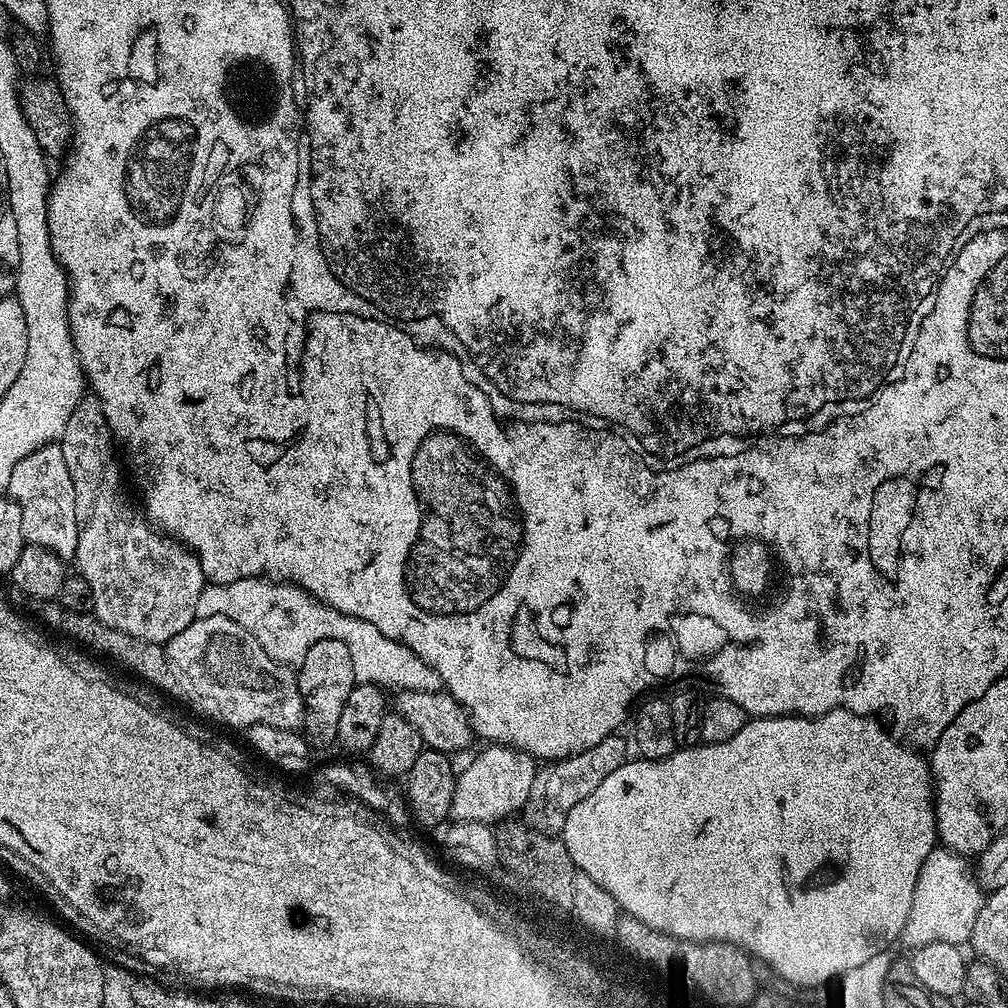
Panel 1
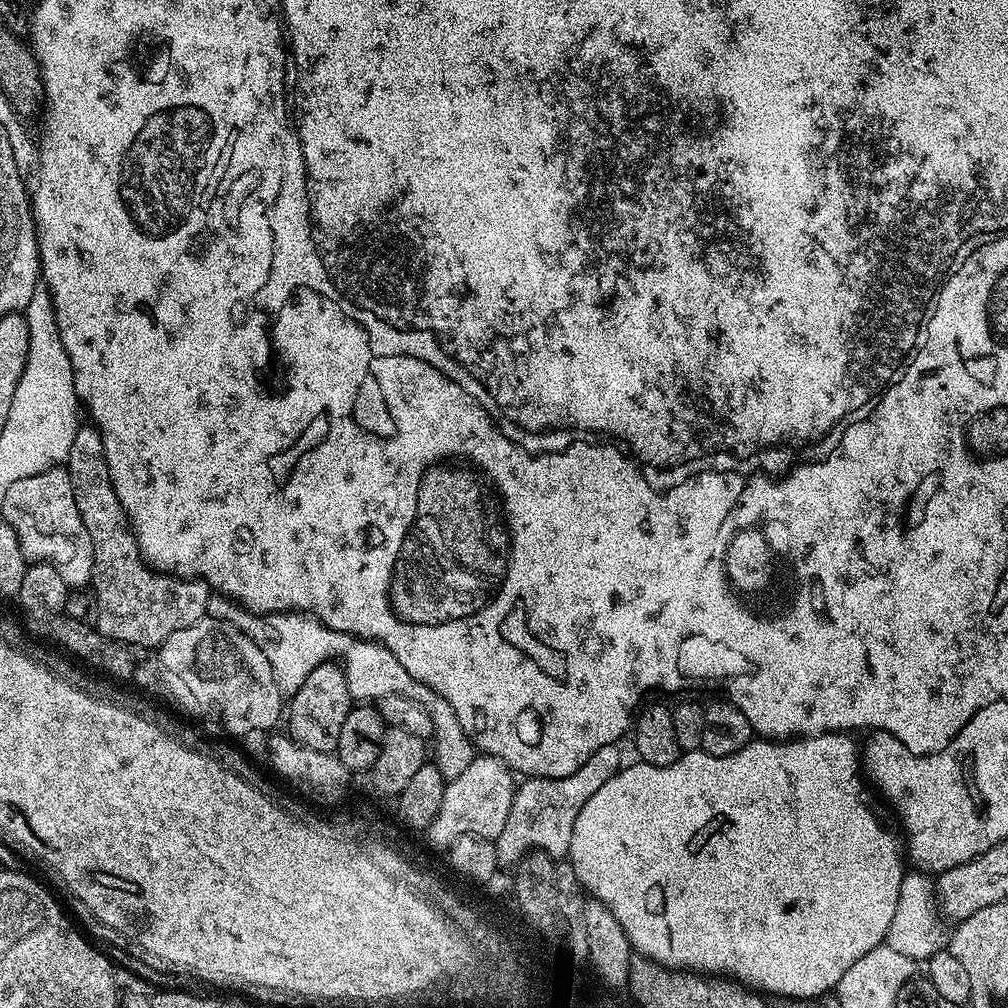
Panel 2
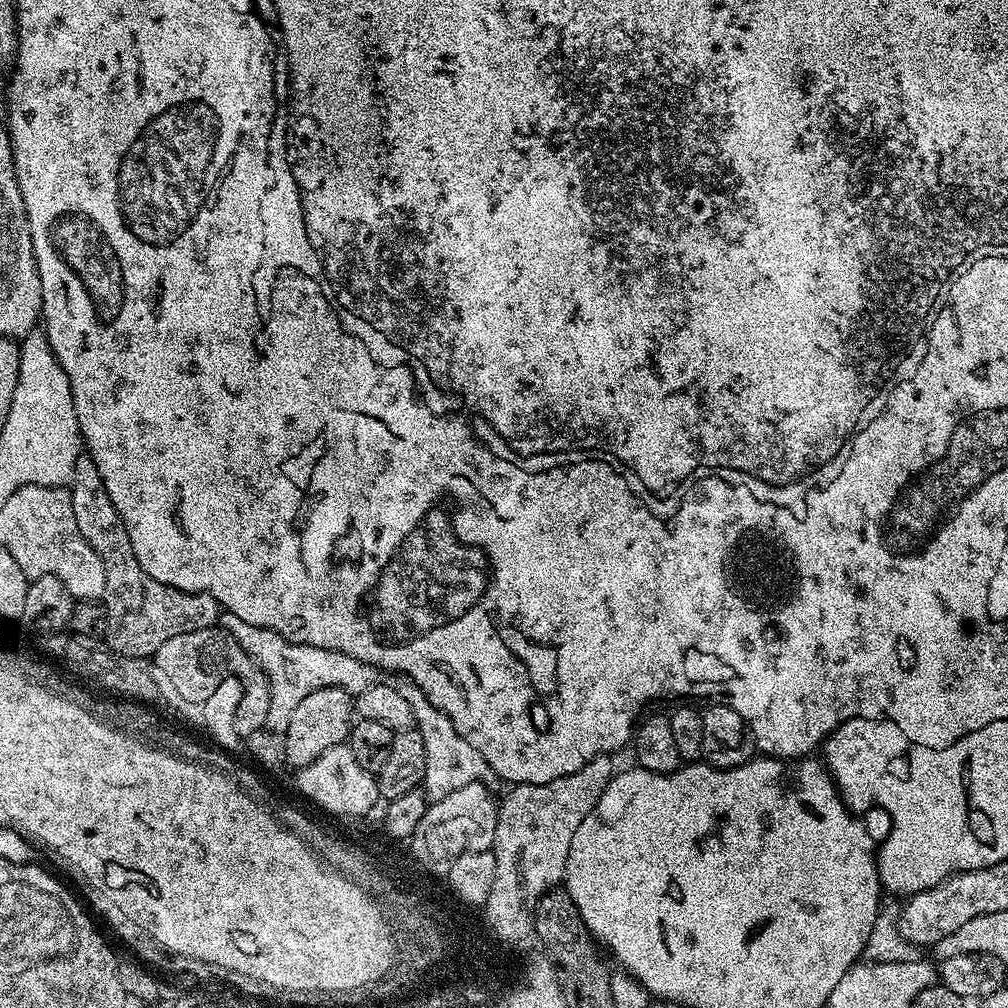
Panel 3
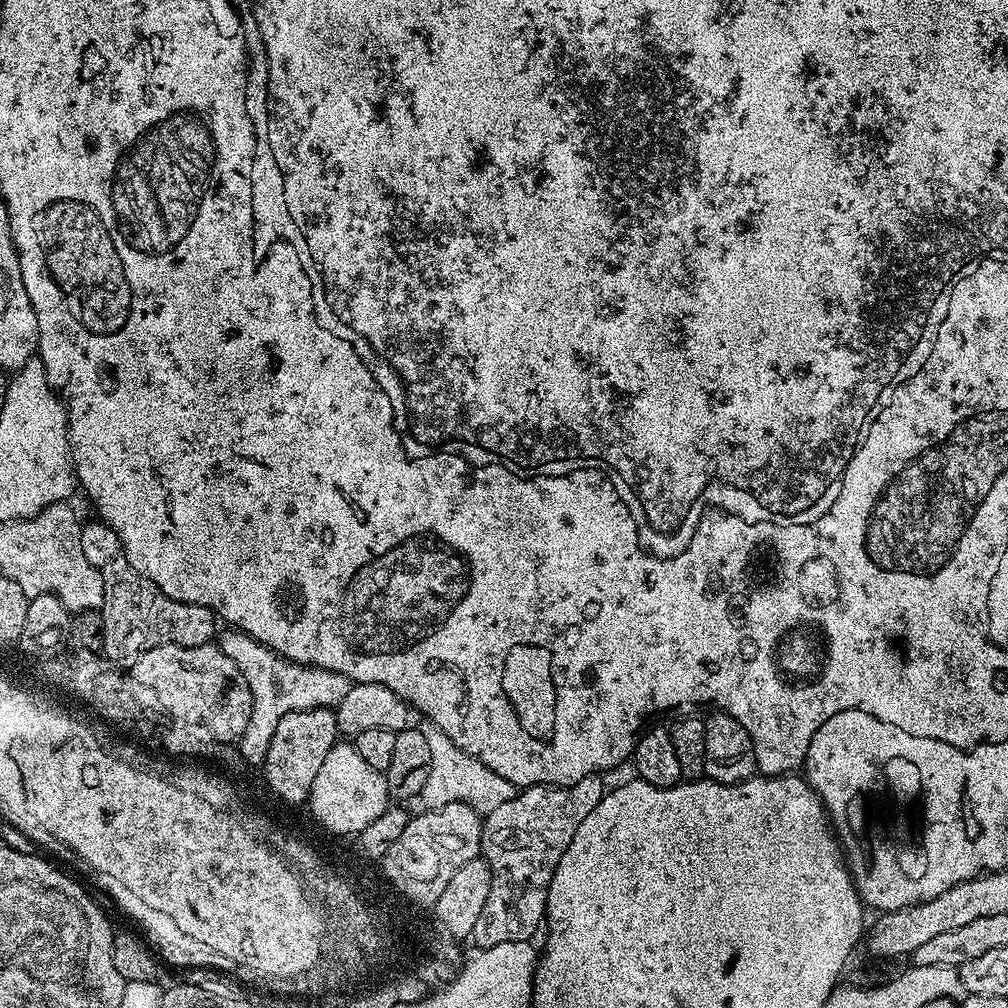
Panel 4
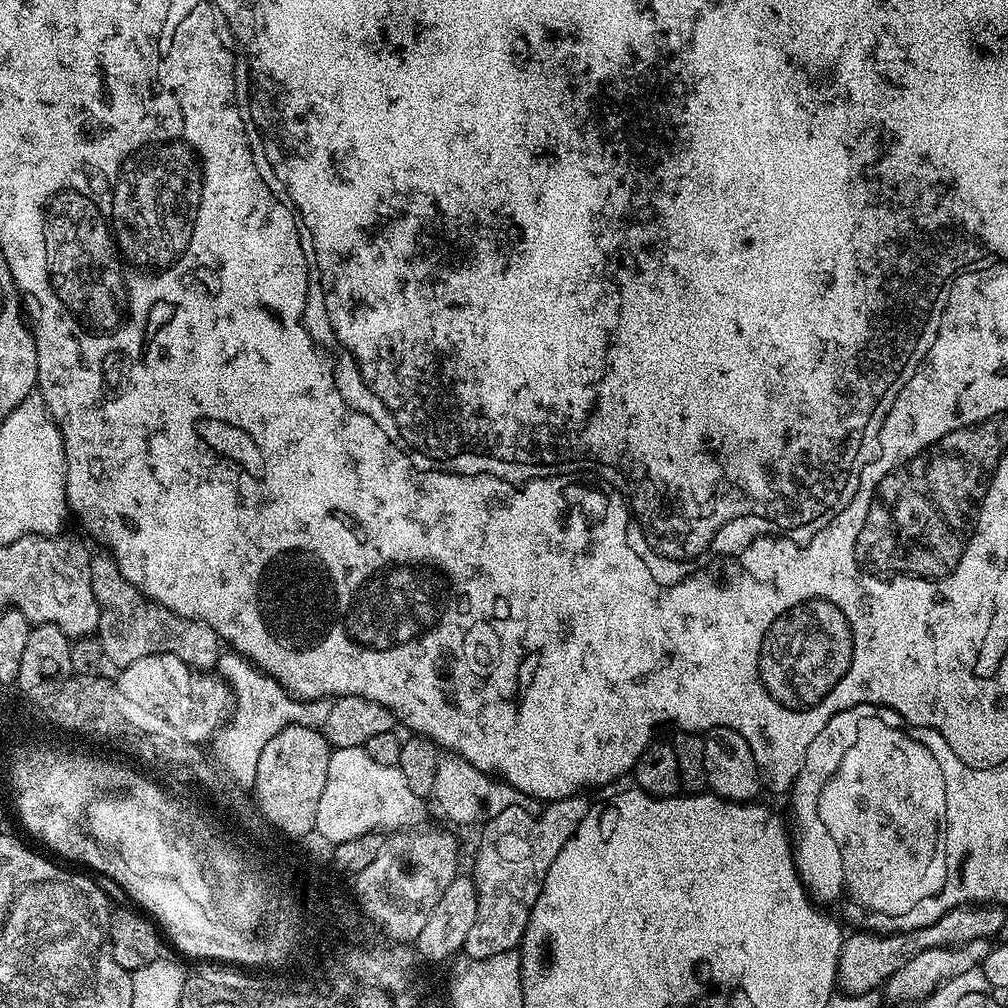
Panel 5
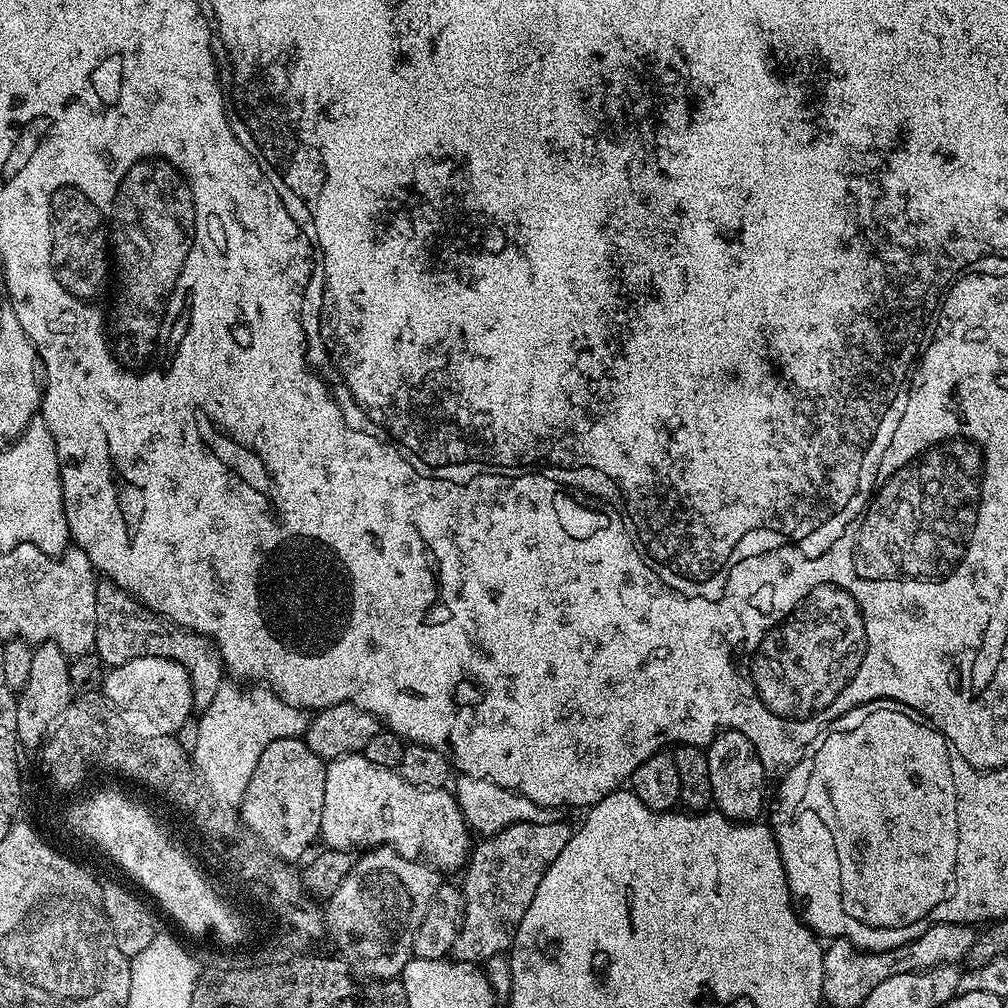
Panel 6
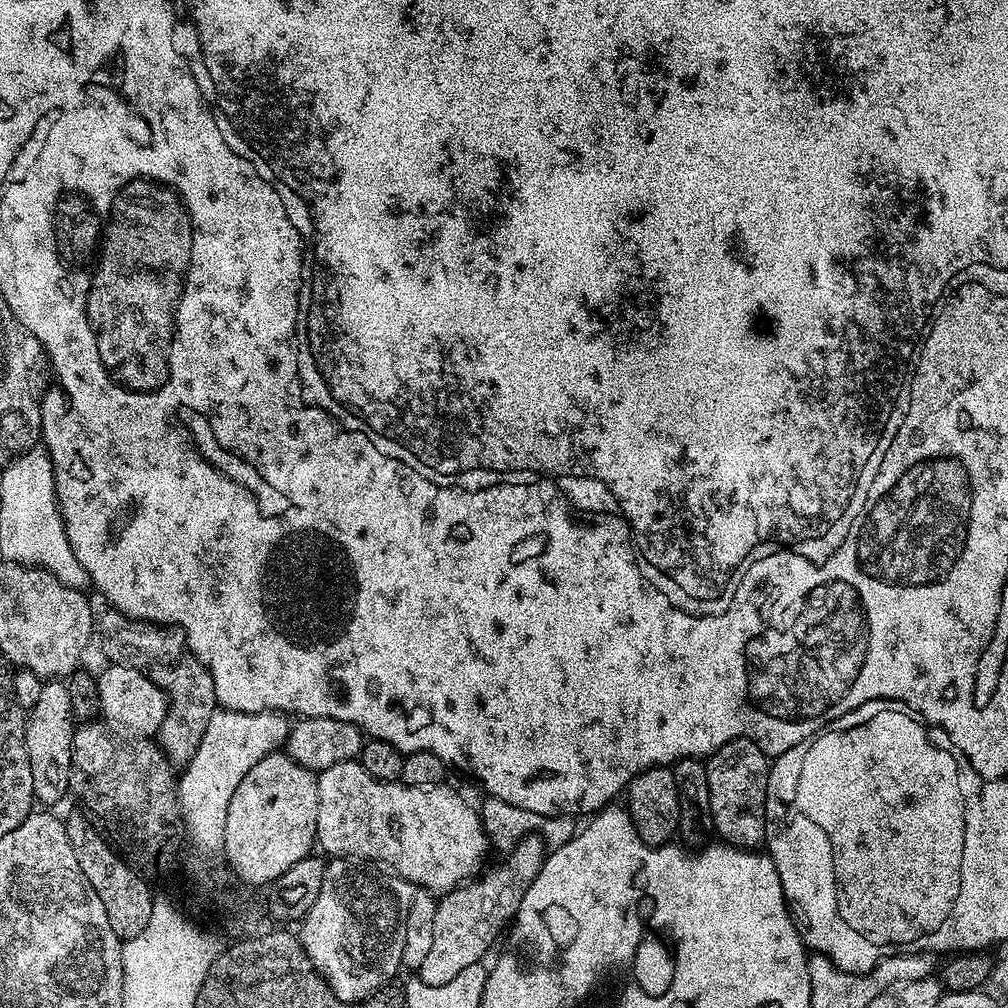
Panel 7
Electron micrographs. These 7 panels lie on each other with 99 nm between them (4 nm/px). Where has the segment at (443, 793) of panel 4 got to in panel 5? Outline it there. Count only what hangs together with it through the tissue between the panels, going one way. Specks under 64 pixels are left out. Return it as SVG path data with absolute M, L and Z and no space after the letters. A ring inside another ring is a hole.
M455 754L441 755L432 787L436 804L456 824L476 824L494 819L502 810L525 803L526 797L505 780L478 770L470 762Z

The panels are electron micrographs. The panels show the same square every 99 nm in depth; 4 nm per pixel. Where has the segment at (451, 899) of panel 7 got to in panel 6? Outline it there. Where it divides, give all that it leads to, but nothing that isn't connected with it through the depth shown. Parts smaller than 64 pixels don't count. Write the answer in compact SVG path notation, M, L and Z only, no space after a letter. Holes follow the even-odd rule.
M522 822L512 824L491 839L481 839L471 849L470 859L462 872L464 875L464 884L462 883L464 921L460 924L460 933L454 947L454 956L457 961L480 964L511 949L516 937L516 927L522 922L522 914L530 910L530 902L534 902L534 890L538 890L538 882L542 882L542 874L546 874L550 862L554 862L554 858L562 854L562 846L566 846L573 831L573 825L559 824L559 822L550 824Z

